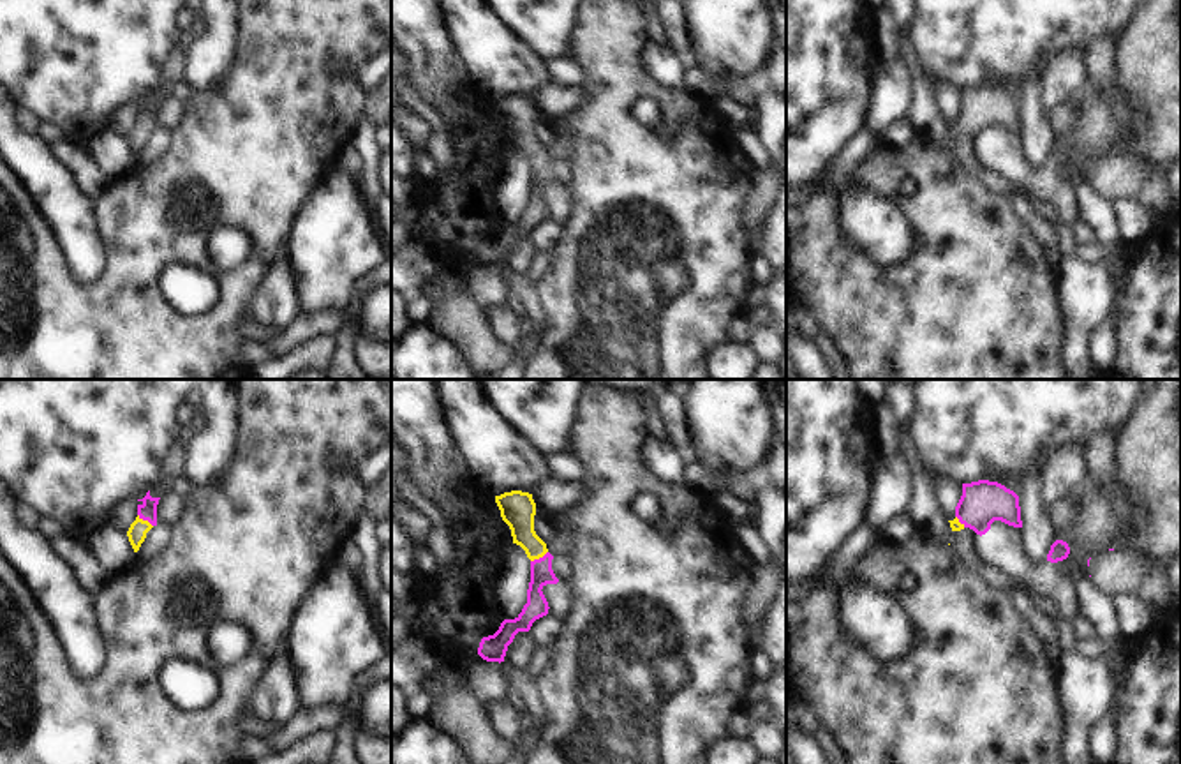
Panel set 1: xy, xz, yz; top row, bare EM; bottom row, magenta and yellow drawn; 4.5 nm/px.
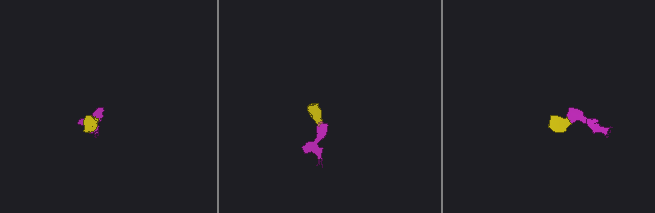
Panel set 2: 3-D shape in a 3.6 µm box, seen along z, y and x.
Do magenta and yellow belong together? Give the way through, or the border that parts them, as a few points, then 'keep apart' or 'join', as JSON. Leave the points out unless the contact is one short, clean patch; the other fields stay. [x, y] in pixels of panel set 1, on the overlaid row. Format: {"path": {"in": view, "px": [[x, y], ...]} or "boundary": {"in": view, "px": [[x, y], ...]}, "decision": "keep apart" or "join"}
{"path": {"in": "xy", "px": [[148, 509], [145, 519], [138, 530]]}, "decision": "join"}

